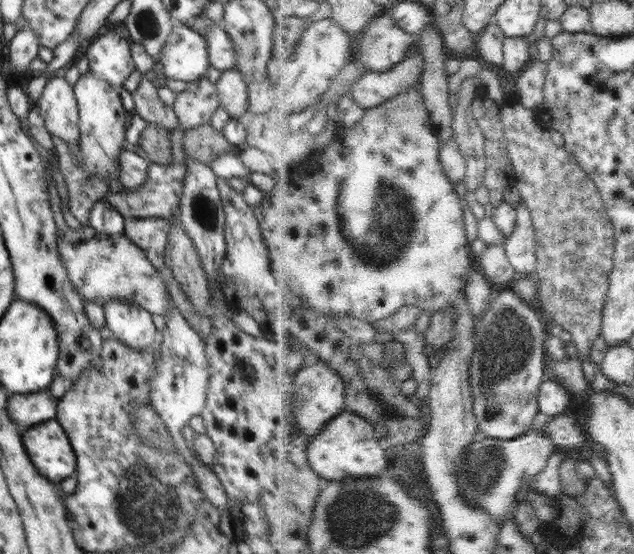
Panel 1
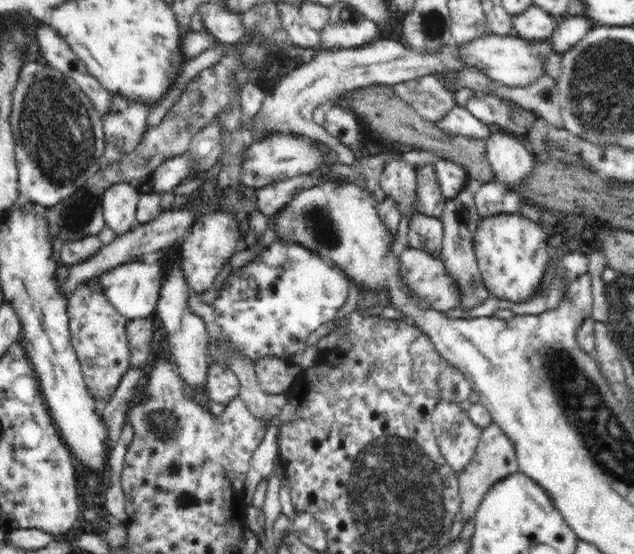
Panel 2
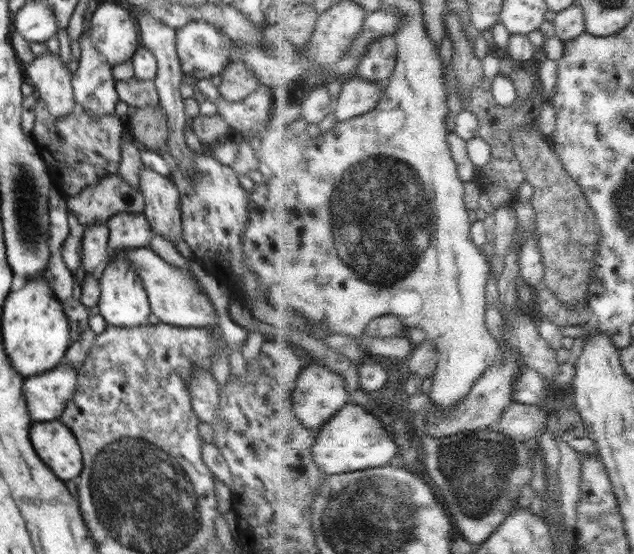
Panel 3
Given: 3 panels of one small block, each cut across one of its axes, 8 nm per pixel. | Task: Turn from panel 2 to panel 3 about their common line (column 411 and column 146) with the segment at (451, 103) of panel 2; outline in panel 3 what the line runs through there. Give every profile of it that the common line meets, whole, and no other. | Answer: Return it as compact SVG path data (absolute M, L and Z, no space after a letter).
M132 76L125 81L116 81L119 100L126 102L132 109L158 105L159 96L153 80L140 80Z

